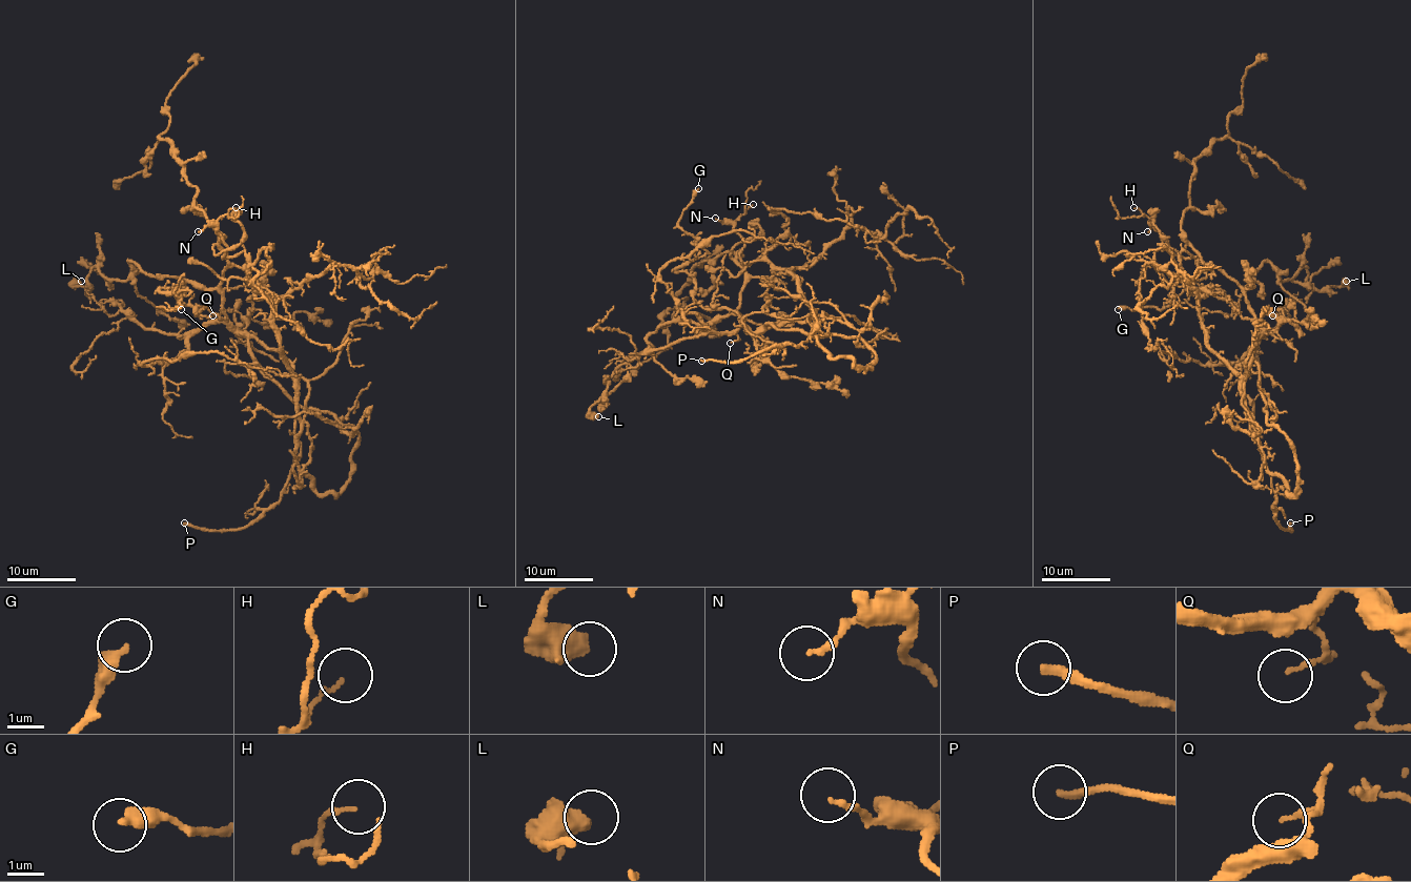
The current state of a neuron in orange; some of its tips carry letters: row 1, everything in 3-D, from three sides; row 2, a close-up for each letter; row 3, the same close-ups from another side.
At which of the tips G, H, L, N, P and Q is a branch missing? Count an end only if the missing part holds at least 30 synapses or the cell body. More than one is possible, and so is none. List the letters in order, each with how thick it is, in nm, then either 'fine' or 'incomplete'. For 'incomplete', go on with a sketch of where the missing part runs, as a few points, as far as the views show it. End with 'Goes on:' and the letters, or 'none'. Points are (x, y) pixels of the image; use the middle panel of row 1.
G: calibre 400 nm; fine
H: calibre 100 nm; fine
L: calibre 400 nm; fine
N: calibre 160 nm; fine
P: calibre 220 nm; incomplete
Q: calibre 130 nm; fine
Goes on: P

